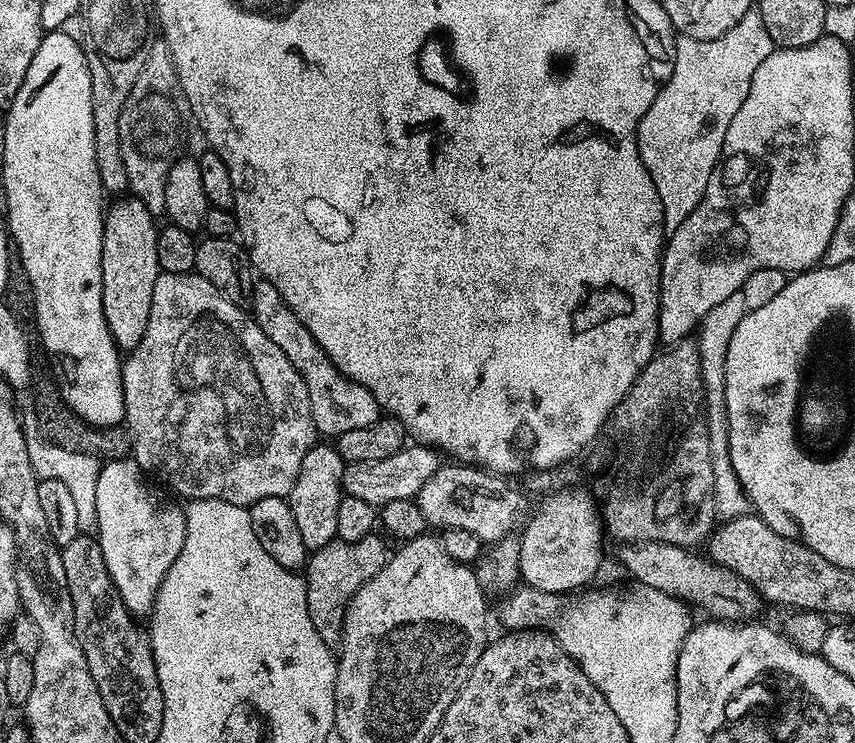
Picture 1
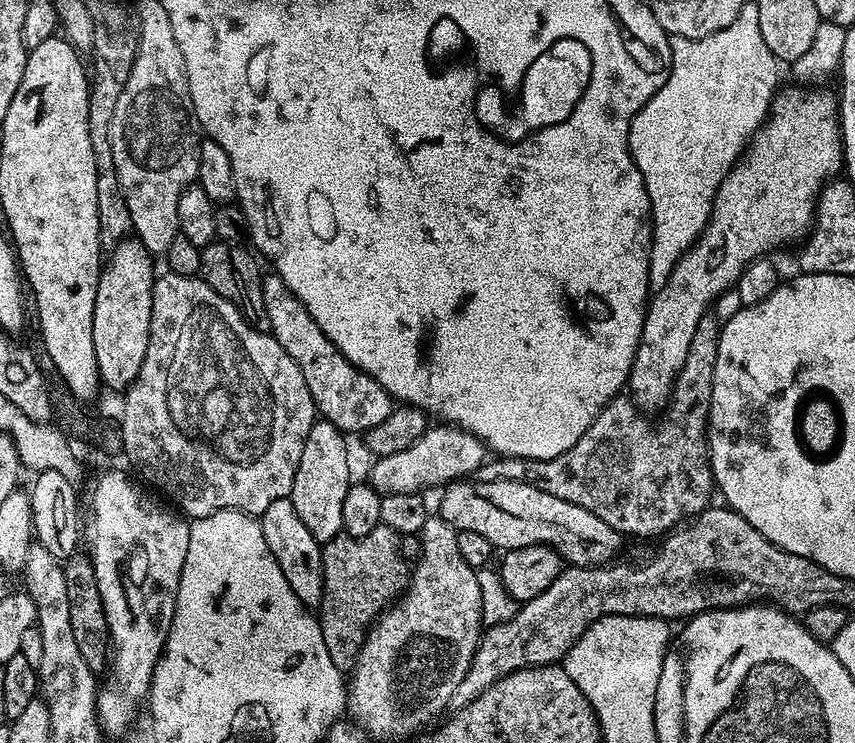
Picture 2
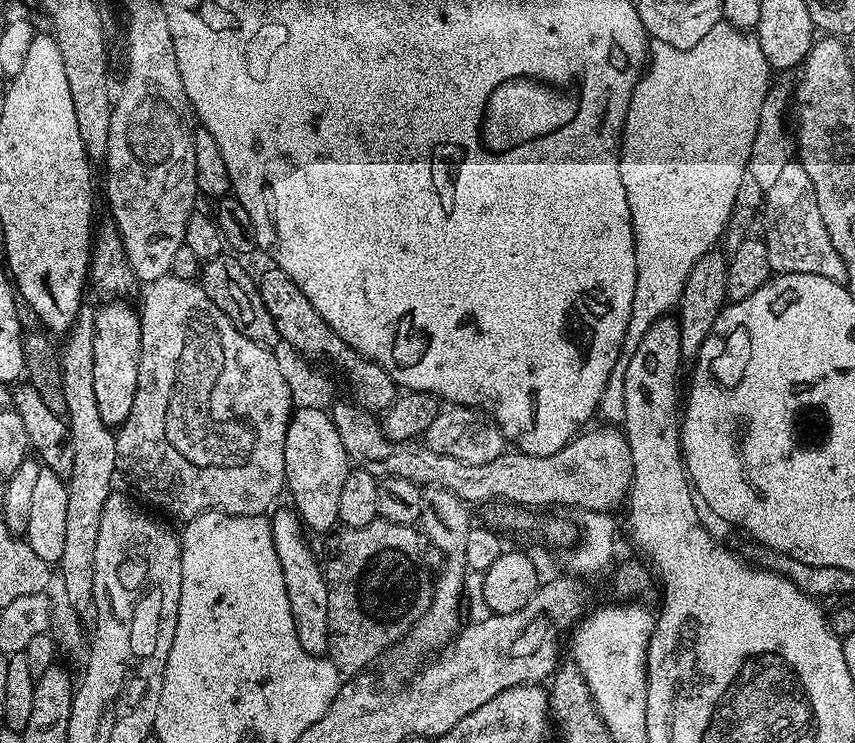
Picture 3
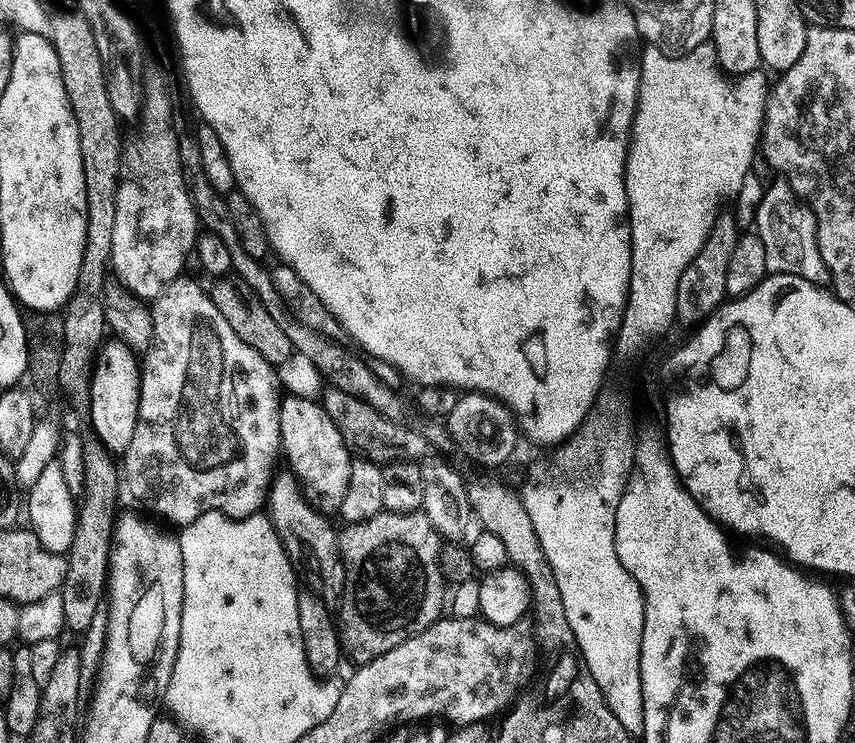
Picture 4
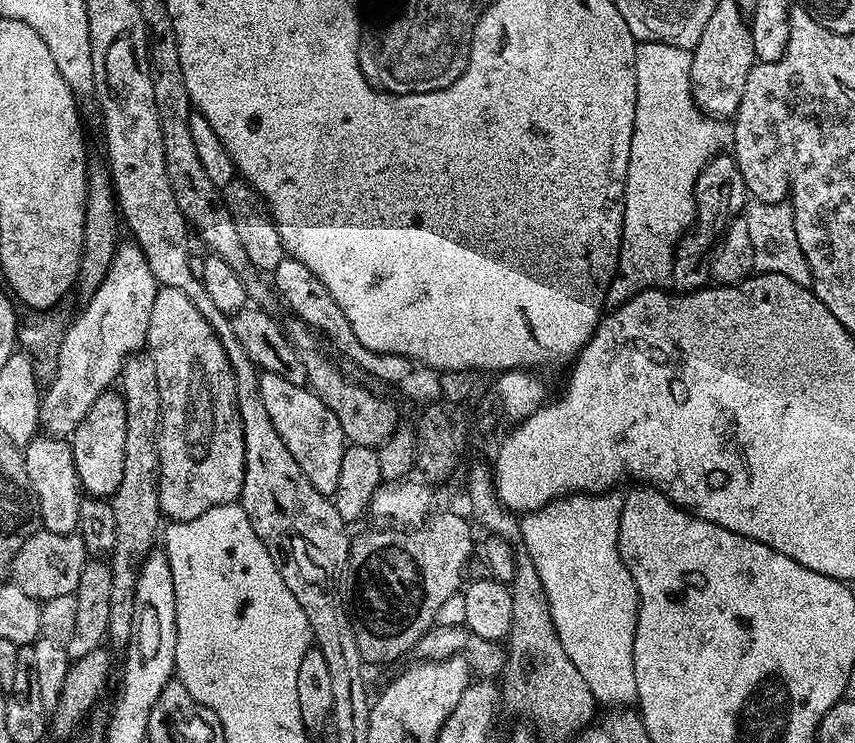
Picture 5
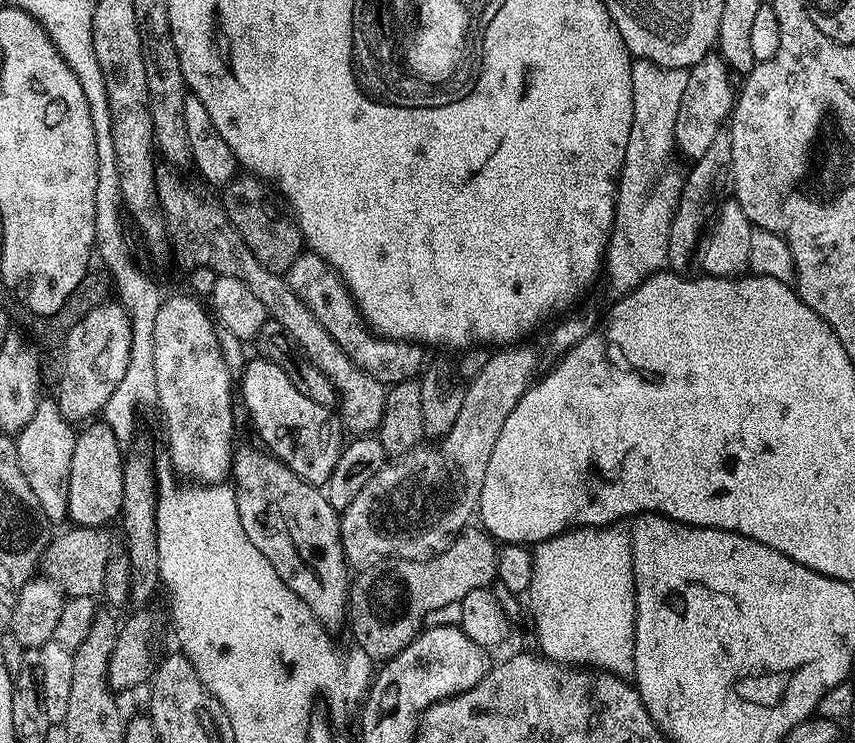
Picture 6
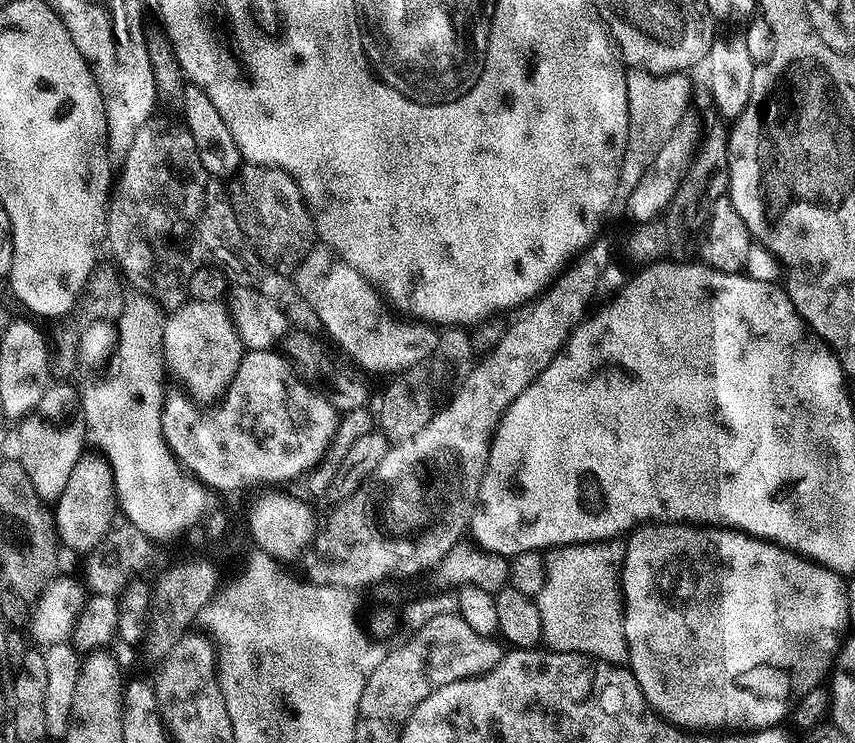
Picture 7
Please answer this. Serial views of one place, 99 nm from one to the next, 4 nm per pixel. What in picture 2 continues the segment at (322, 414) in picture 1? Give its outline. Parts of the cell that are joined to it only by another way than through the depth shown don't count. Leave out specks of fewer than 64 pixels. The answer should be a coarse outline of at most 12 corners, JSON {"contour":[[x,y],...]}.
{"contour":[[275,274],[260,281],[271,335],[317,413],[365,434],[394,401],[322,334]]}

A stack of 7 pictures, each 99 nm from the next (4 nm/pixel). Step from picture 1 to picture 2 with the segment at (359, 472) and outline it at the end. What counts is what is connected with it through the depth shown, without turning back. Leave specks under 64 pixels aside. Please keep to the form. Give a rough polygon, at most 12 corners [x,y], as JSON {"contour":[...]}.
{"contour":[[451,422],[406,450],[375,457],[381,494],[471,477],[486,446]]}

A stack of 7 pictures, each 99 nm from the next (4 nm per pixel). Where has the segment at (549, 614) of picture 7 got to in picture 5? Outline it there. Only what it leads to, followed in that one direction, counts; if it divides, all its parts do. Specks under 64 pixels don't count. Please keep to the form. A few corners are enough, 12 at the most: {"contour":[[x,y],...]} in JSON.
{"contour":[[624,496],[520,520],[550,618],[601,705],[636,704]]}

